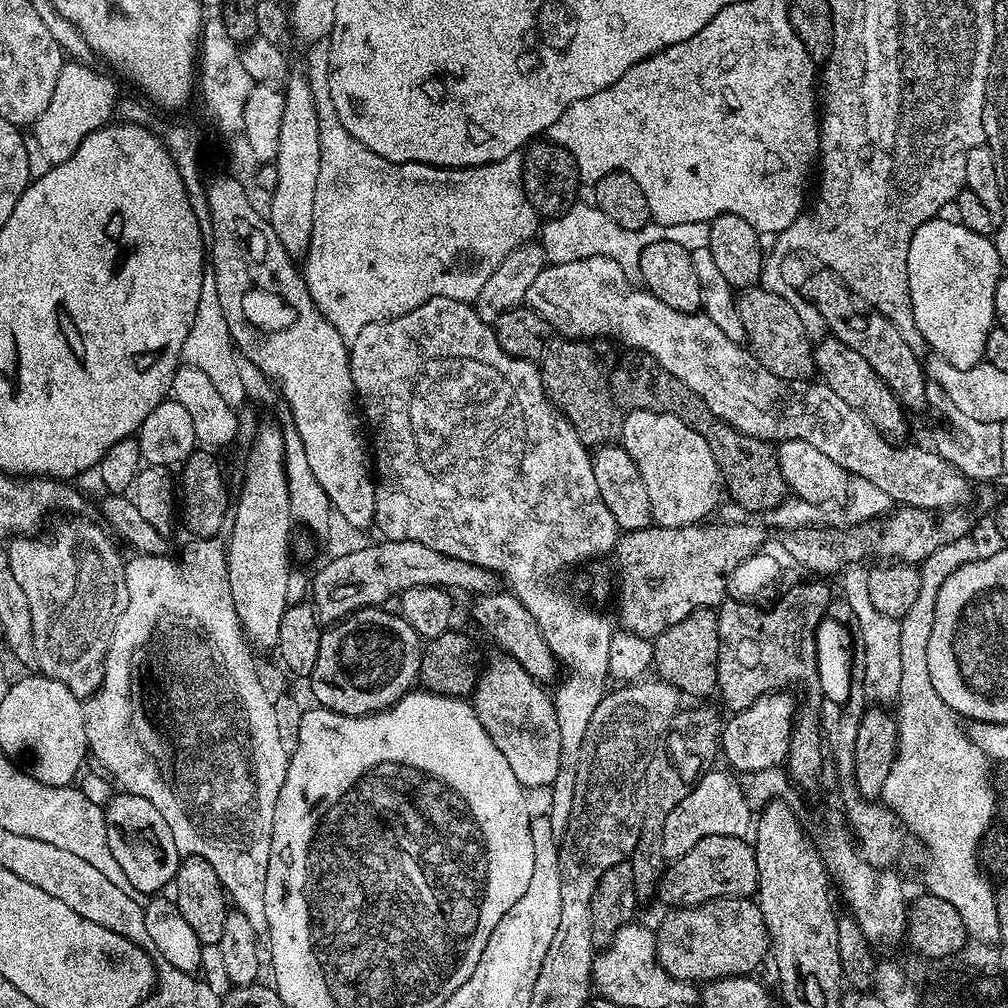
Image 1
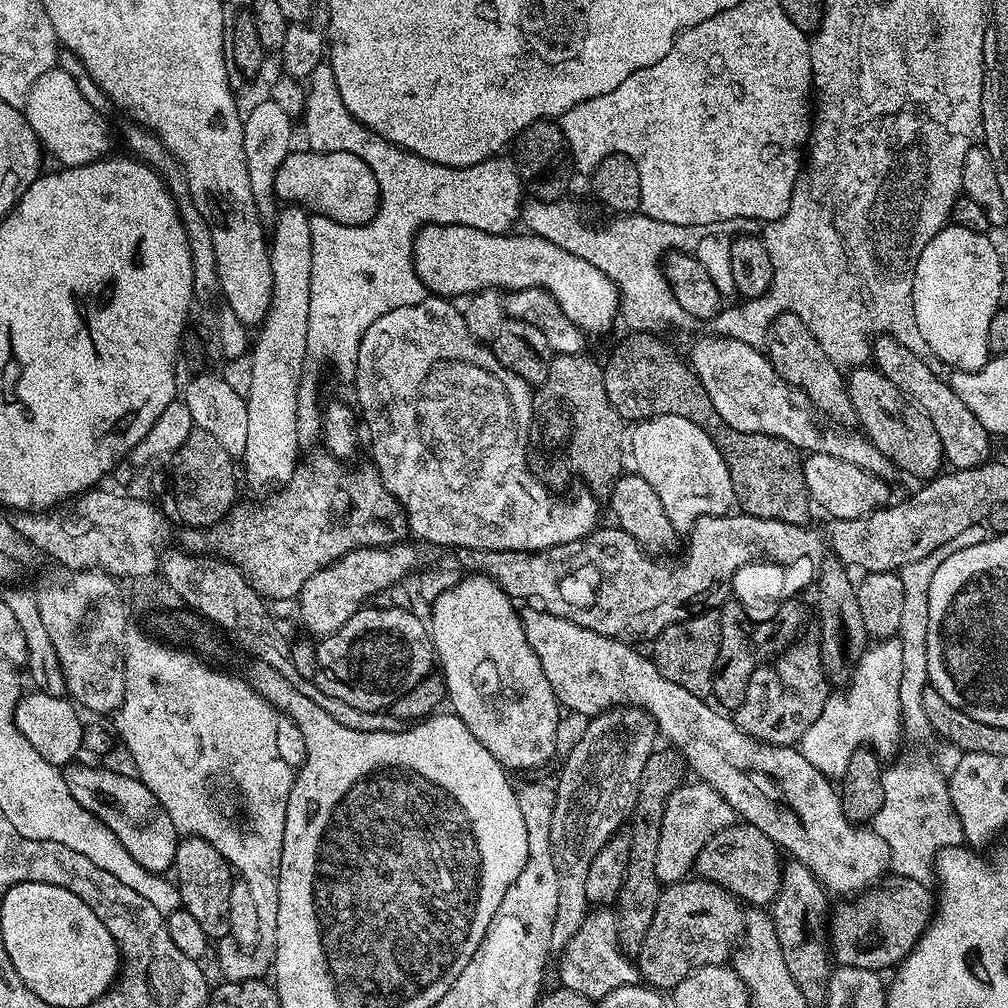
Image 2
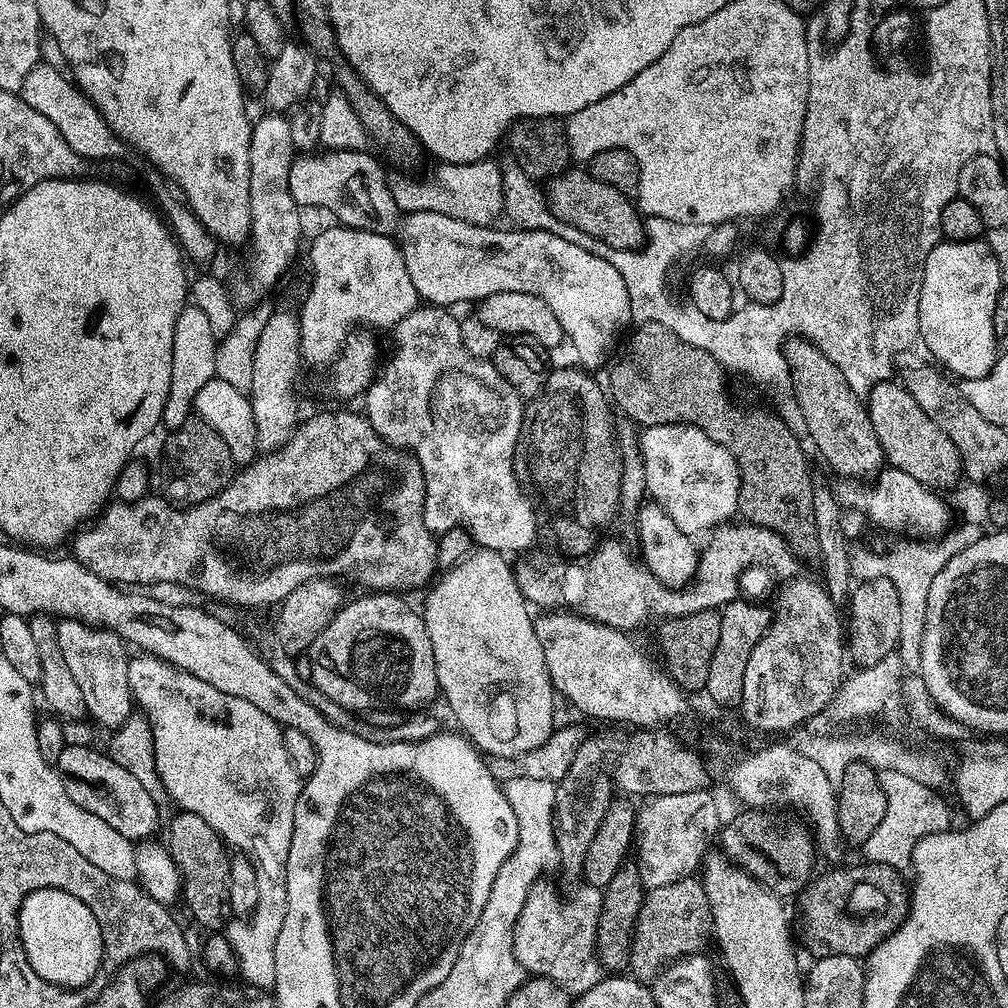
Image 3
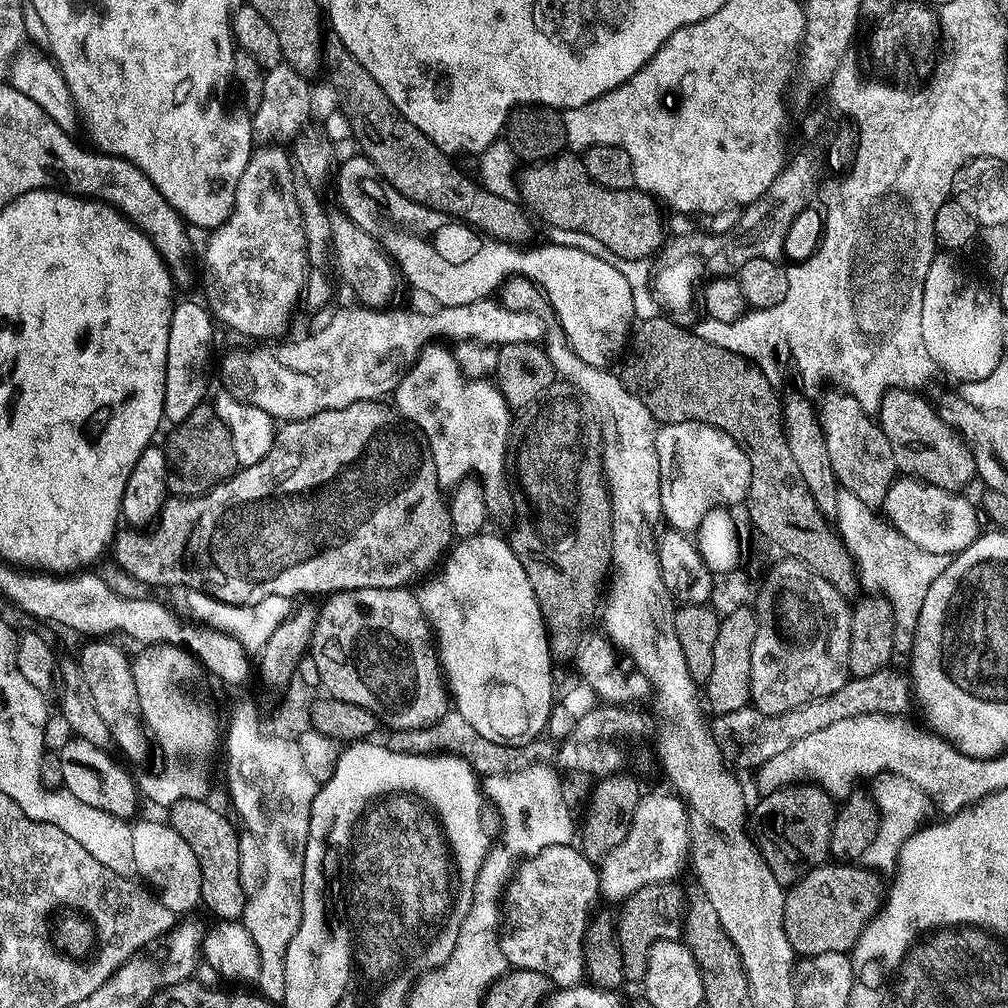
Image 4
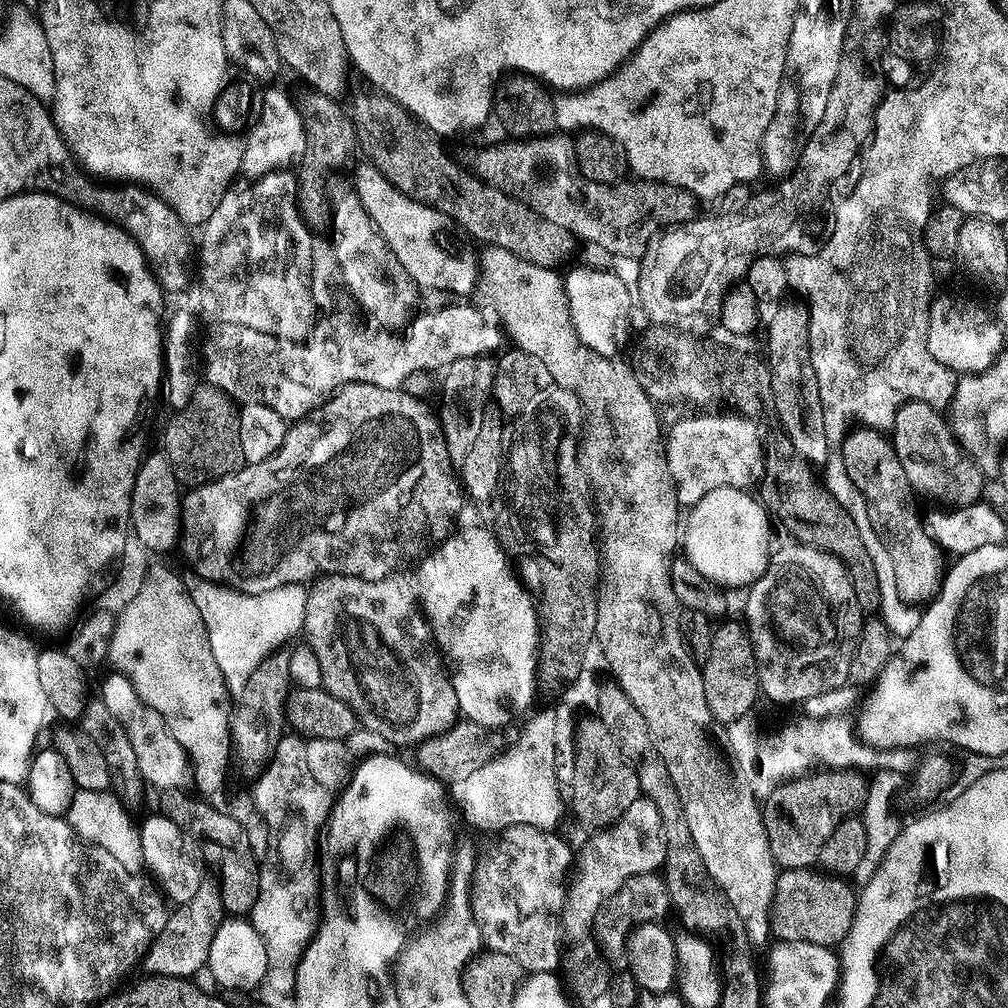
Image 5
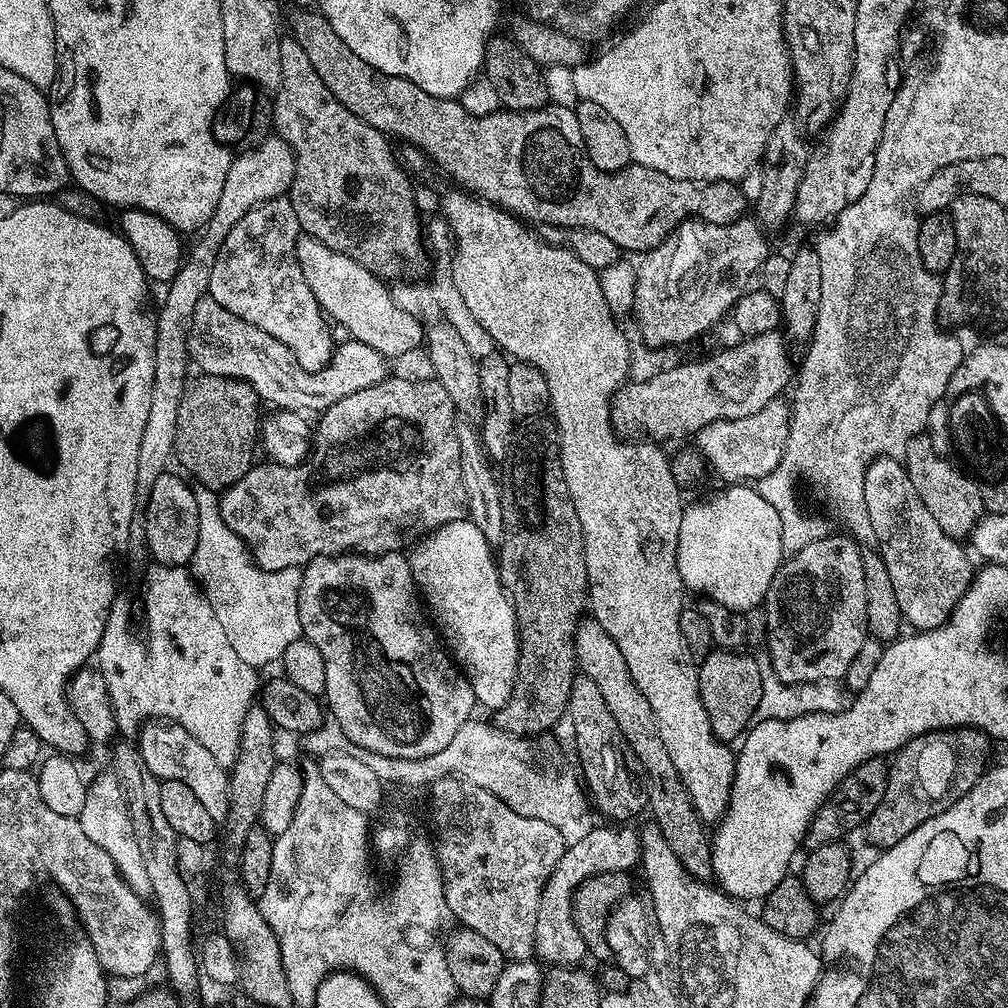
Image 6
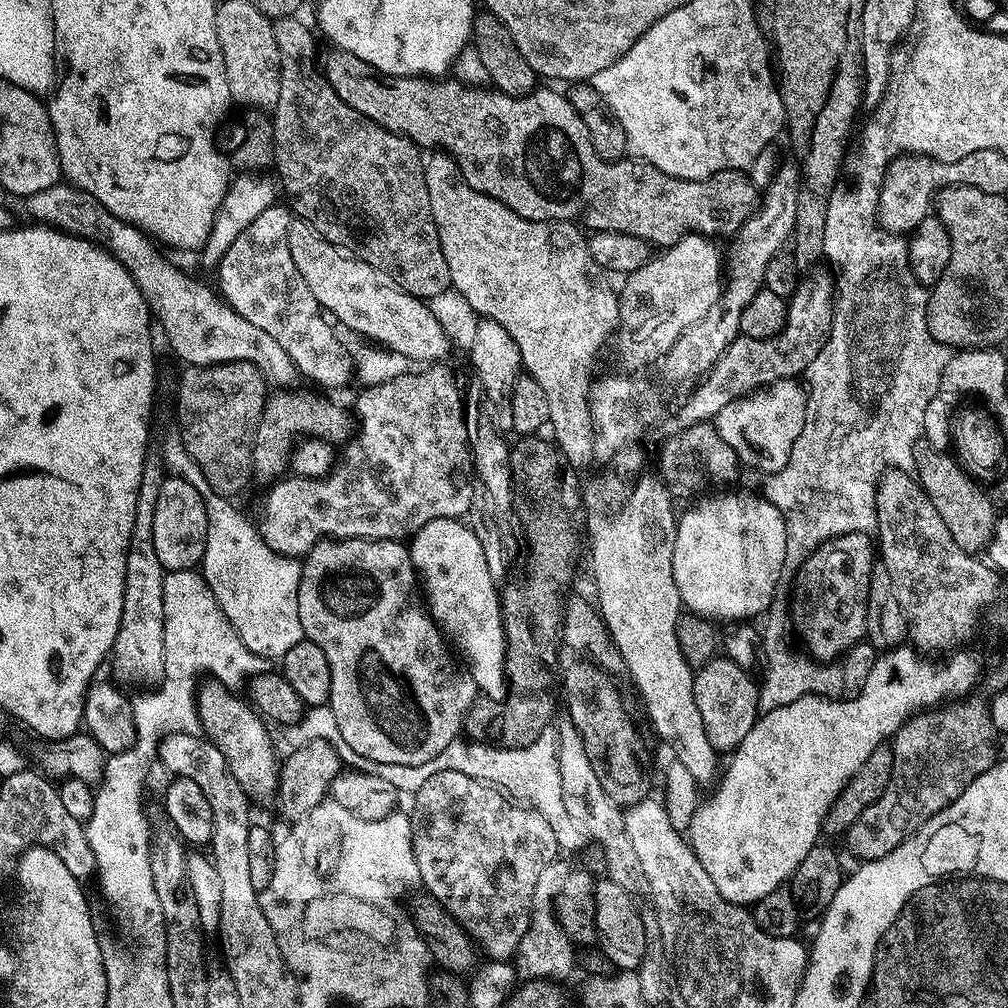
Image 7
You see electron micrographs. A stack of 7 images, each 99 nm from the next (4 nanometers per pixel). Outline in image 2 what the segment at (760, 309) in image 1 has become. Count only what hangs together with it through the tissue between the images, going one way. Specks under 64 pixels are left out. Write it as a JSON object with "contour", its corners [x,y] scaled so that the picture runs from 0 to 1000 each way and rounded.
{"contour":[[[777,310],[770,318],[762,324],[760,352],[768,367],[785,381],[787,386],[800,391],[807,406],[817,413],[822,413],[824,420],[829,423],[845,423],[850,420],[849,408],[843,399],[841,378],[838,370],[823,355],[819,355],[819,347],[812,343],[808,331],[786,310]]]}

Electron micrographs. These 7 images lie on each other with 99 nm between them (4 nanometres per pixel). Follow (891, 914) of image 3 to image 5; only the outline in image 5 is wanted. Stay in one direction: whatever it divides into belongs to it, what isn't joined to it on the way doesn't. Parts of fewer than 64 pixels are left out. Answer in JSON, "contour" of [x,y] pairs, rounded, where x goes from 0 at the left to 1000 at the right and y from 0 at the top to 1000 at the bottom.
{"contour":[[[809,860],[779,861],[770,870],[762,907],[765,928],[771,934],[804,935],[808,938],[828,941],[847,915],[850,892],[850,882],[840,872],[818,867]]]}

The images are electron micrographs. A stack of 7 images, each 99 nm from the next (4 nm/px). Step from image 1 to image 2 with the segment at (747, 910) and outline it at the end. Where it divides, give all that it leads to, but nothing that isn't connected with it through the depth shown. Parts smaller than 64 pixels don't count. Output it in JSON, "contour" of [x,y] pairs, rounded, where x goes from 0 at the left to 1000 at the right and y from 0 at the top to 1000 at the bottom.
{"contour":[[[680,871],[674,877],[662,878],[653,891],[653,903],[649,903],[641,932],[629,950],[636,973],[645,980],[666,982],[696,958],[721,957],[738,924],[739,908],[735,894],[702,873]]]}

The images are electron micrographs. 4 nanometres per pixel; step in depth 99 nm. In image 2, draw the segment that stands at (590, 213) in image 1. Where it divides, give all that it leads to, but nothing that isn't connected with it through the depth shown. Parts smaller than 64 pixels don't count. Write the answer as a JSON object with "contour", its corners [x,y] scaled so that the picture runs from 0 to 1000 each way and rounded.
{"contour":[[[524,196],[516,207],[516,218],[527,233],[550,240],[550,244],[573,256],[581,256],[585,264],[593,264],[597,272],[606,276],[615,290],[615,310],[625,320],[631,321],[627,323],[641,327],[647,323],[645,321],[668,321],[671,325],[685,321],[681,308],[673,304],[673,296],[669,296],[667,285],[663,283],[657,259],[664,250],[689,251],[699,226],[669,224],[669,220],[653,220],[638,212],[619,212],[600,226],[590,226],[587,222],[578,222],[560,204],[556,200]]]}

